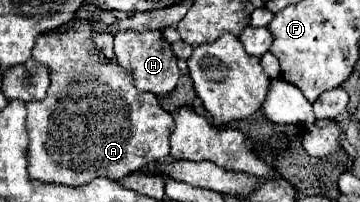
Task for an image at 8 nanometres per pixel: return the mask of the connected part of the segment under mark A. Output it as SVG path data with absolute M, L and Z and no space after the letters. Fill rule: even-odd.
M77 22L77 28L67 32L49 32L35 40L33 58L51 70L51 86L45 100L27 104L27 132L29 132L29 178L33 184L63 184L83 186L93 178L105 176L121 180L169 154L169 134L173 130L173 116L161 108L157 98L149 92L139 92L129 72L119 64L103 64L91 40L91 26Z

